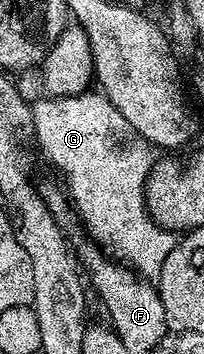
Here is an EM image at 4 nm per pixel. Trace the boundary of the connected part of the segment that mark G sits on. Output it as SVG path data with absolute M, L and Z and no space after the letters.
M88 89L79 95L42 98L31 107L32 130L37 131L37 143L46 161L65 175L64 190L72 210L75 215L77 211L90 235L86 236L98 248L114 251L118 260L126 259L121 261L146 280L156 280L167 253L171 253L179 239L174 232L164 231L145 207L145 182L153 170L154 148L145 141L121 147L127 126L104 93Z

